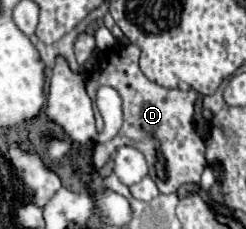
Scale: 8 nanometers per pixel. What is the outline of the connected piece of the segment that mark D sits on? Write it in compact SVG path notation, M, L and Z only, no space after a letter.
M126 45L122 49L108 51L102 57L100 67L86 81L90 93L96 93L100 85L114 87L122 97L122 109L124 109L122 129L108 143L100 143L94 147L92 163L96 169L102 169L102 165L112 157L118 145L132 145L146 157L146 163L150 167L150 177L158 185L160 193L176 193L178 187L184 183L200 183L200 175L208 167L206 145L192 125L194 103L198 93L164 89L152 83L138 67L138 53L140 49L136 45Z

